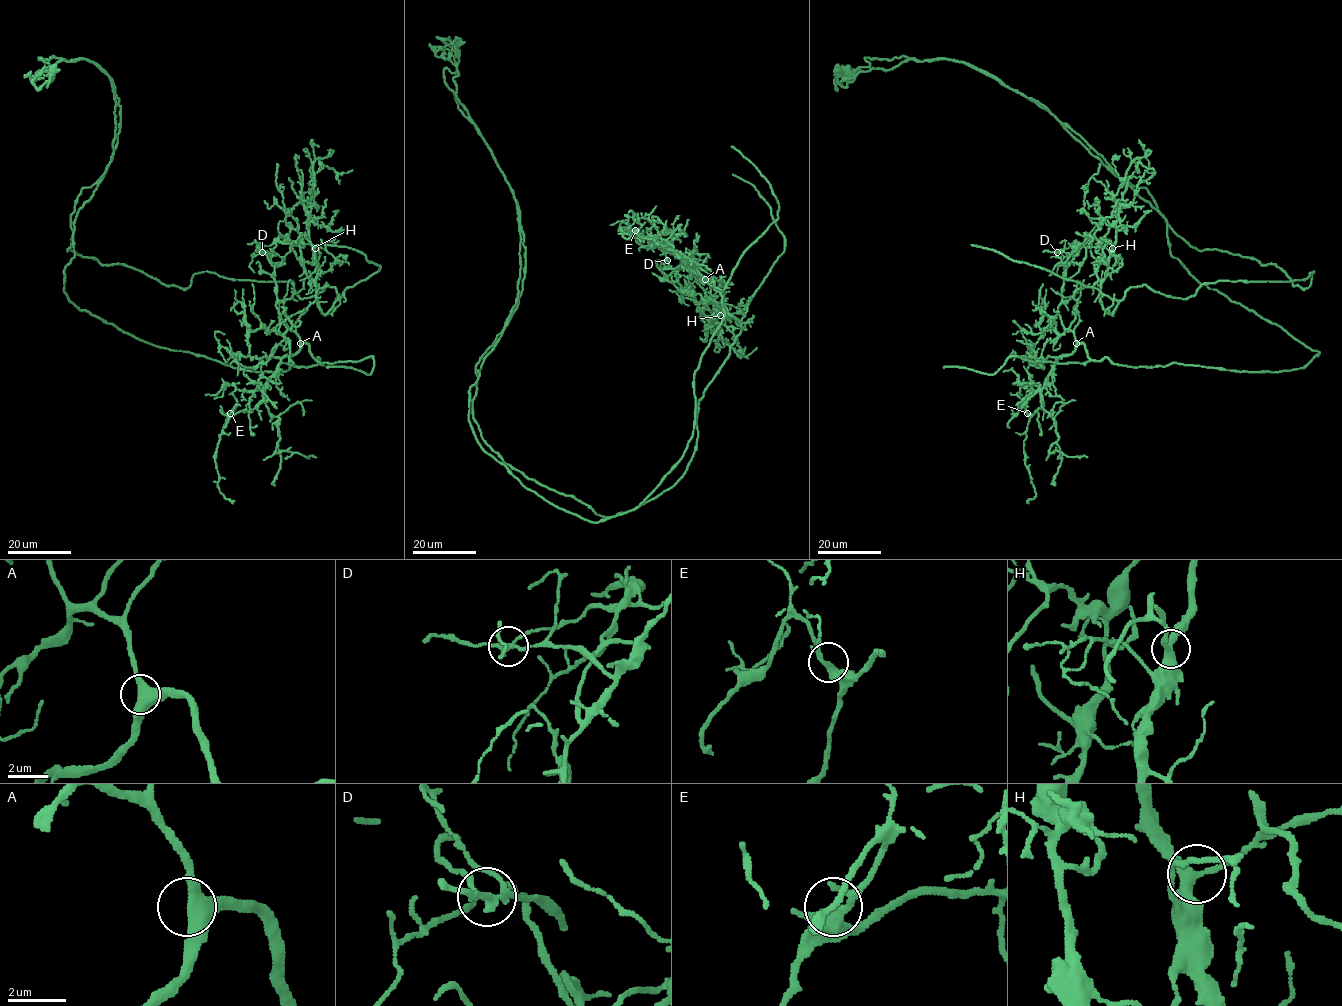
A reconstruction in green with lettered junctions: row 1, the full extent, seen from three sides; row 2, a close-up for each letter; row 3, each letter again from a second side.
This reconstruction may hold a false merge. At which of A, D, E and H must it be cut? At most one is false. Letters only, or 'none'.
D

